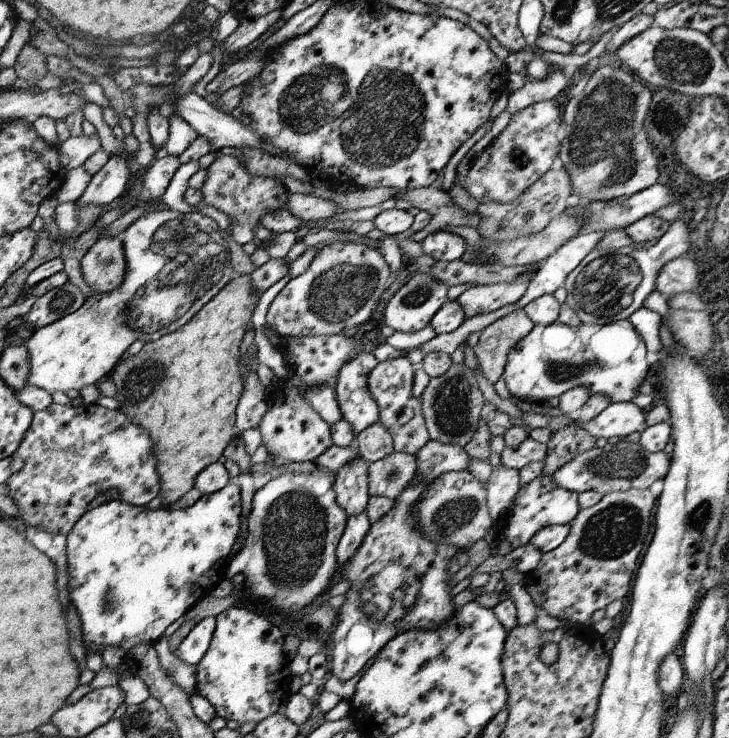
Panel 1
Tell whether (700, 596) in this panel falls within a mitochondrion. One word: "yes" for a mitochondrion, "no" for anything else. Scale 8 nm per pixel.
no

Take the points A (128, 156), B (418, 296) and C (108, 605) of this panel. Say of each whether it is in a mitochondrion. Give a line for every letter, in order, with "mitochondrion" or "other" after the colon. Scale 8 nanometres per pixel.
A: other
B: mitochondrion
C: mitochondrion

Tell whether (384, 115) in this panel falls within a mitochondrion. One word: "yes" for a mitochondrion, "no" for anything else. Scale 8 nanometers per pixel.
yes

